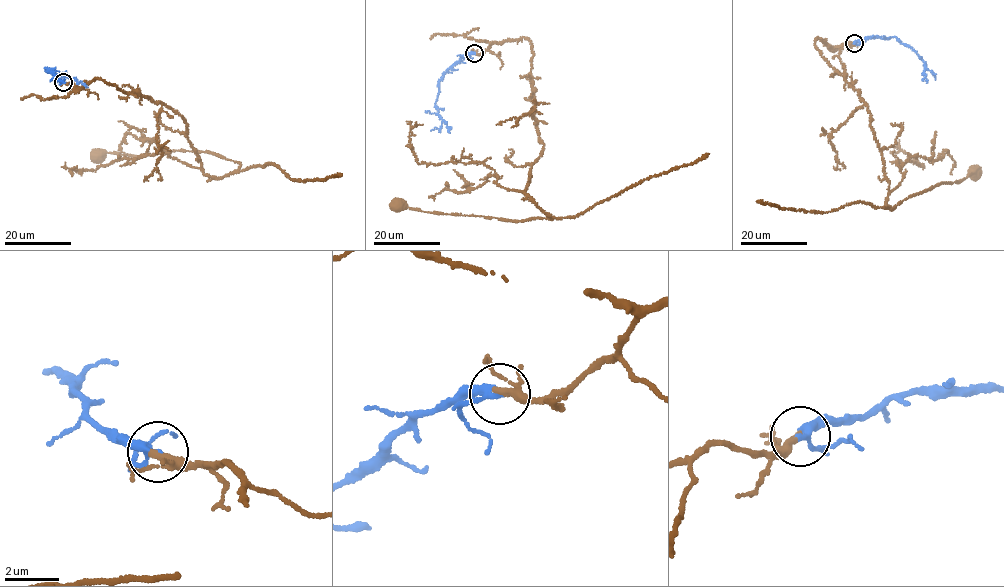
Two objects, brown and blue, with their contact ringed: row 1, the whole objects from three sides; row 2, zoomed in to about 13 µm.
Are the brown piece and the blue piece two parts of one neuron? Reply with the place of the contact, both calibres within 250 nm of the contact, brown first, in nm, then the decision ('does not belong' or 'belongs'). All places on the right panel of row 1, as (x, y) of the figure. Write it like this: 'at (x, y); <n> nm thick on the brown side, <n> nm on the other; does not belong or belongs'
at (854, 43); 180 nm thick on the brown side, 240 nm on the other; belongs

